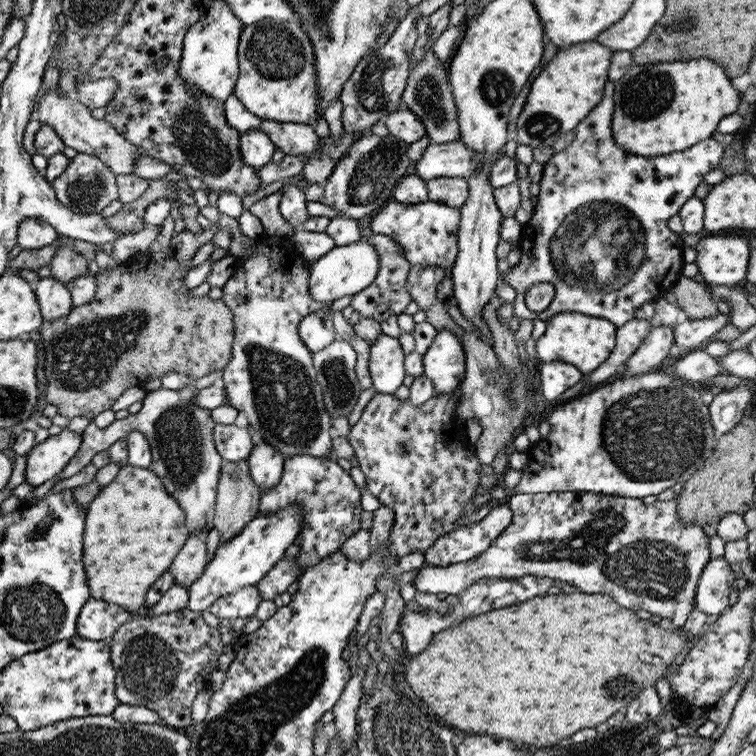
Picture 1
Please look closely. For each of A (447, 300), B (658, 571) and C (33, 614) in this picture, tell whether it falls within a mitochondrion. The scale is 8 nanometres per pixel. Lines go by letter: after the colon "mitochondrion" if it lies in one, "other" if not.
A: other
B: mitochondrion
C: mitochondrion

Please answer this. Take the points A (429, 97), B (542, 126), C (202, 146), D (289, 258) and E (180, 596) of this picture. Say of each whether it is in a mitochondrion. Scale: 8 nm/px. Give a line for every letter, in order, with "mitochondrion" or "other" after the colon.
A: mitochondrion
B: mitochondrion
C: mitochondrion
D: other
E: other

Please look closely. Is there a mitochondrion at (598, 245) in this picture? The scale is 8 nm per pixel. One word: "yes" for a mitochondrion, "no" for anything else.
yes

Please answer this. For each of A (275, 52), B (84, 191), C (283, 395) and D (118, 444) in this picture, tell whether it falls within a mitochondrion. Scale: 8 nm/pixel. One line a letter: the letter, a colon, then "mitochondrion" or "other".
A: mitochondrion
B: mitochondrion
C: mitochondrion
D: other

